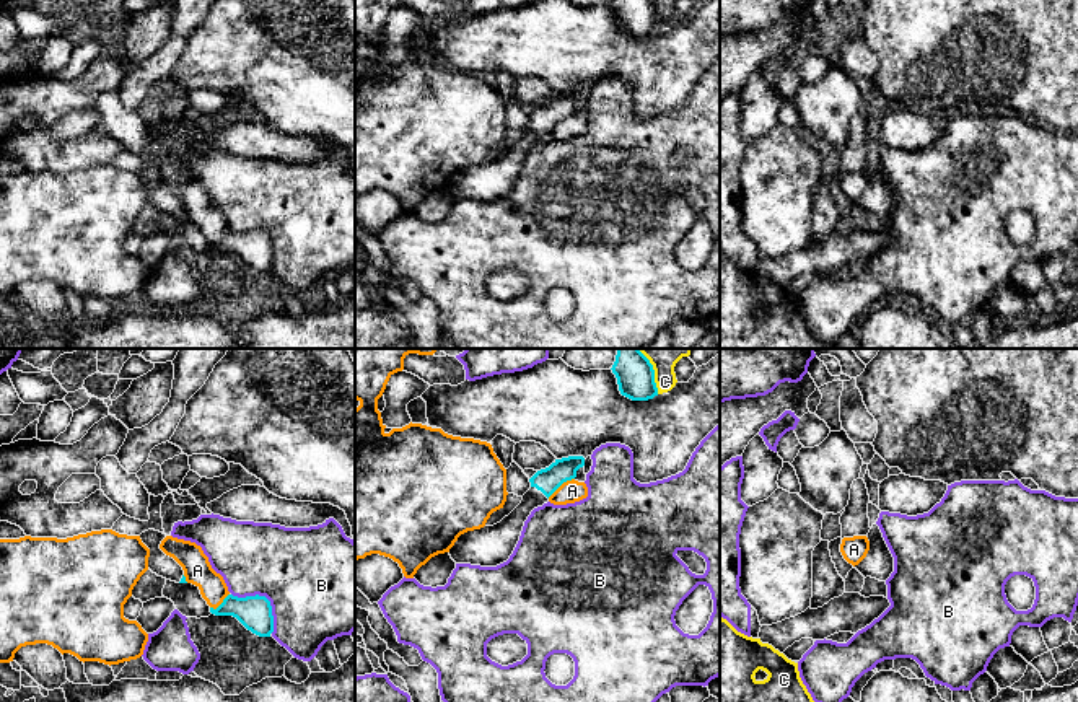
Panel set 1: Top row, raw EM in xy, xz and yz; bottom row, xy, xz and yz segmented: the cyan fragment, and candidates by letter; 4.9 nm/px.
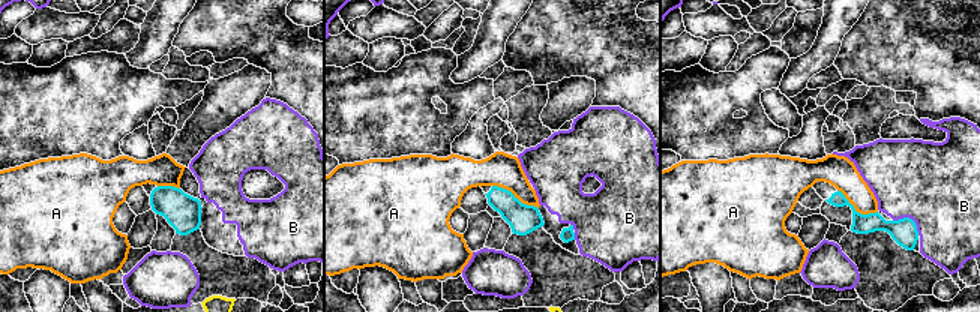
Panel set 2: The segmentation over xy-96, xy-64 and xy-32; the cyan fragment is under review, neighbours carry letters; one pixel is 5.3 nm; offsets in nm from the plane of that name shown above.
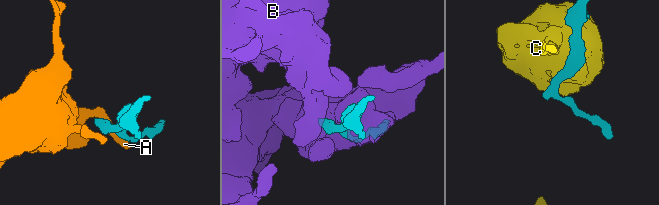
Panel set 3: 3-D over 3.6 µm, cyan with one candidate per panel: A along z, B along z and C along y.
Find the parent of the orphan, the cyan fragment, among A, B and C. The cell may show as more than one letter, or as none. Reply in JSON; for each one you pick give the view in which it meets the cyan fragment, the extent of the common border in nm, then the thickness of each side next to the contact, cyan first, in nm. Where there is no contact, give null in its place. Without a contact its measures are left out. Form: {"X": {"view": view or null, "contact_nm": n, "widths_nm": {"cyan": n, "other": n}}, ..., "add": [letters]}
{"add": []}

